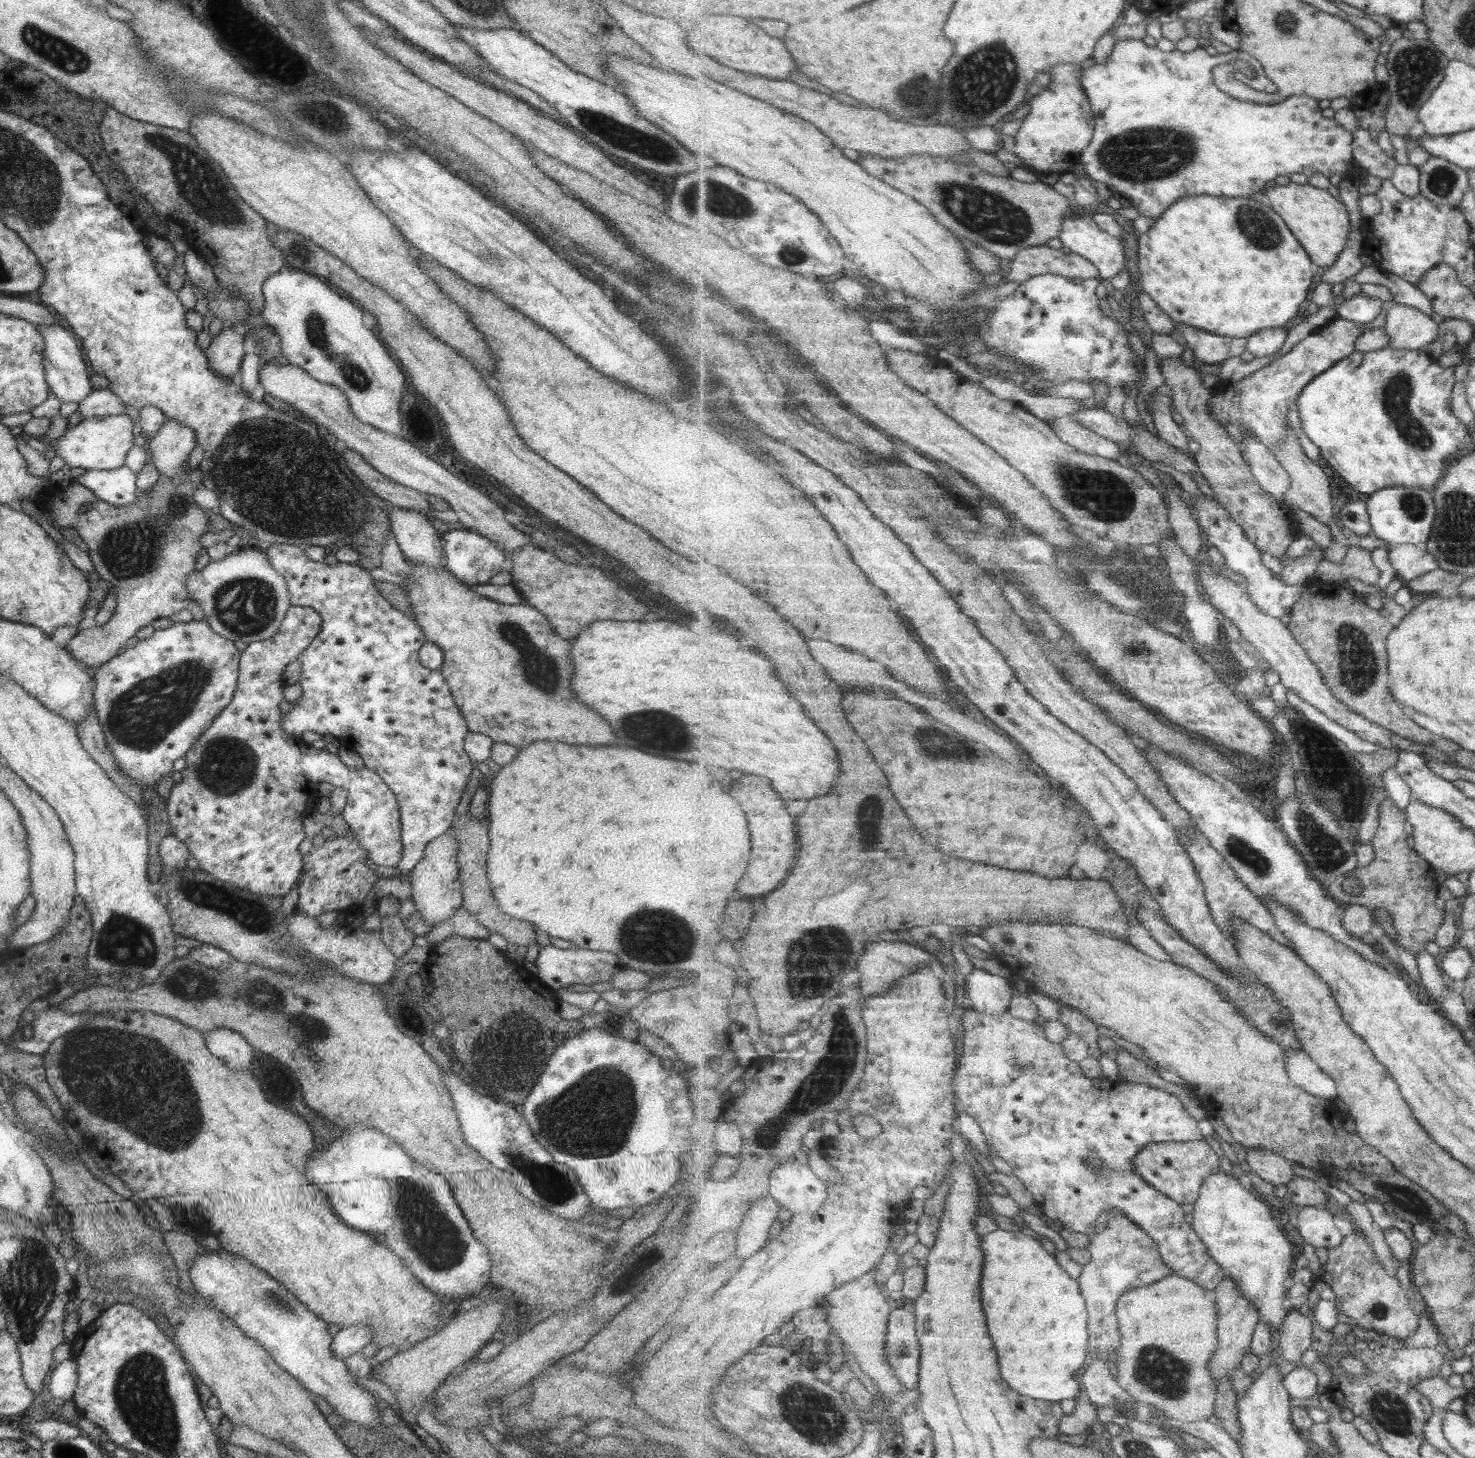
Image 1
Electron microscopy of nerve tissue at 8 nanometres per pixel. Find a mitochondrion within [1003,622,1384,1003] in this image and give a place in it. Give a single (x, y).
(1328, 852)

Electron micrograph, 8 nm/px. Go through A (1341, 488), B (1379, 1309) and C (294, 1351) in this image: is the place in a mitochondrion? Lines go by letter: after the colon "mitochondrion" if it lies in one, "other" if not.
A: other
B: mitochondrion
C: other

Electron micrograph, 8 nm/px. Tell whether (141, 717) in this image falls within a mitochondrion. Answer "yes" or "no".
yes

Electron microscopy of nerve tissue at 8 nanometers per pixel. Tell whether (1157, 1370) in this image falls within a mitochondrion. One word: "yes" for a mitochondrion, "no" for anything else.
yes

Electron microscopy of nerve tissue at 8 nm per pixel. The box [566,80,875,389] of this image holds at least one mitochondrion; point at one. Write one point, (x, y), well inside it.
(641, 147)

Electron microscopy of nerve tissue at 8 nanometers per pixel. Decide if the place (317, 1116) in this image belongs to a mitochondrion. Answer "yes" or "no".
no

